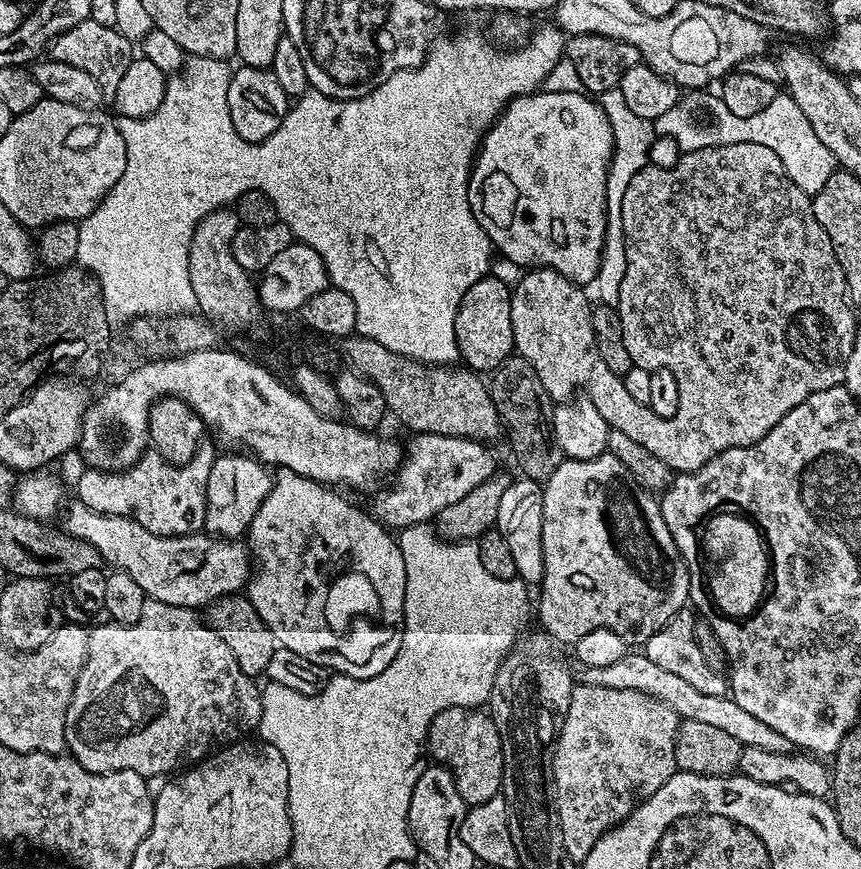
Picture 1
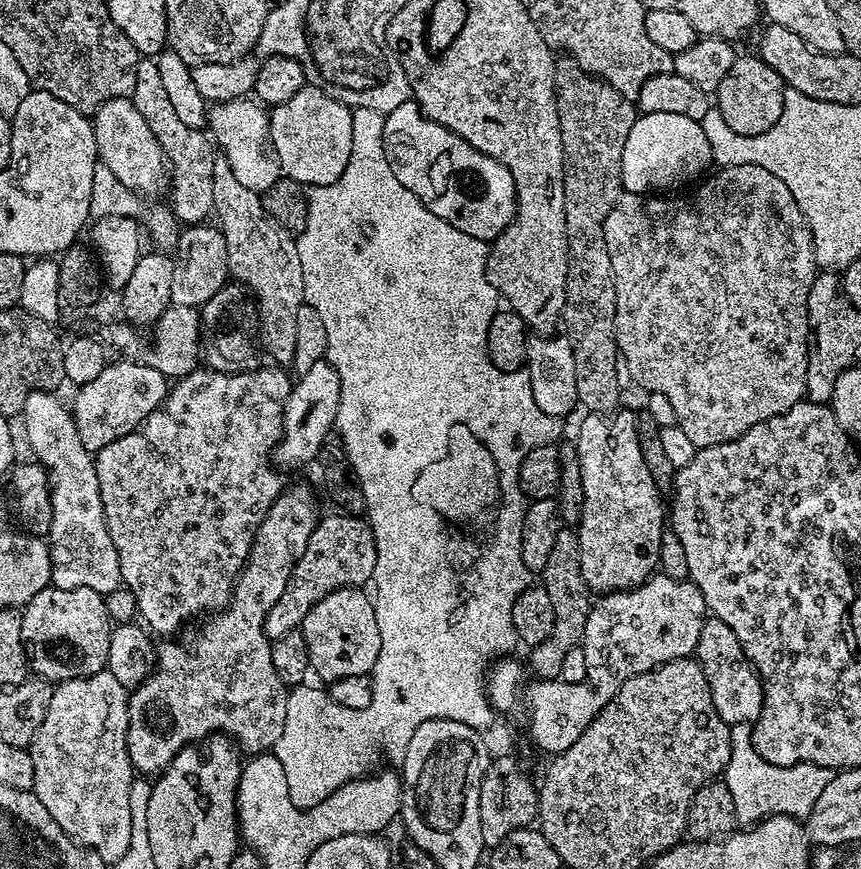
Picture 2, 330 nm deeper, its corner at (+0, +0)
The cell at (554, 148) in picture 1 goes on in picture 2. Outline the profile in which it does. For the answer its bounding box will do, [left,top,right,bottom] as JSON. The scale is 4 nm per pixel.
[386,102,516,242]

